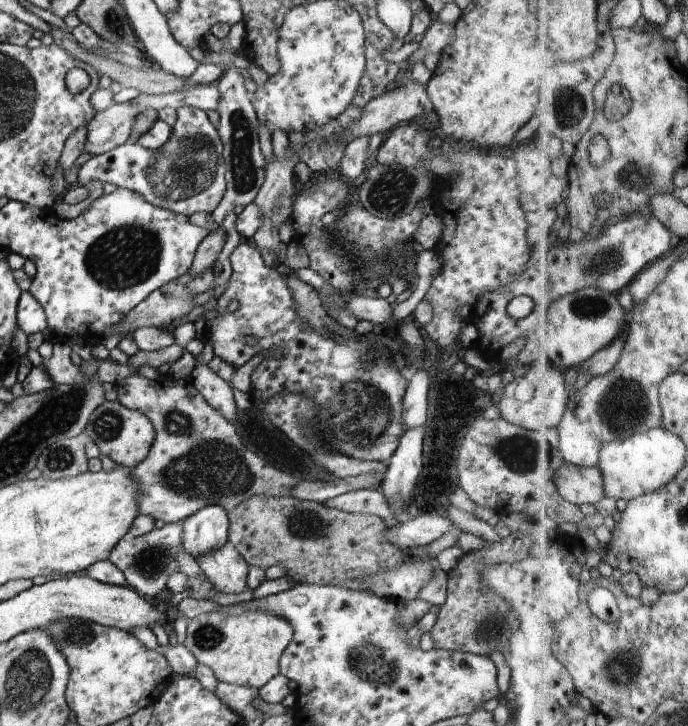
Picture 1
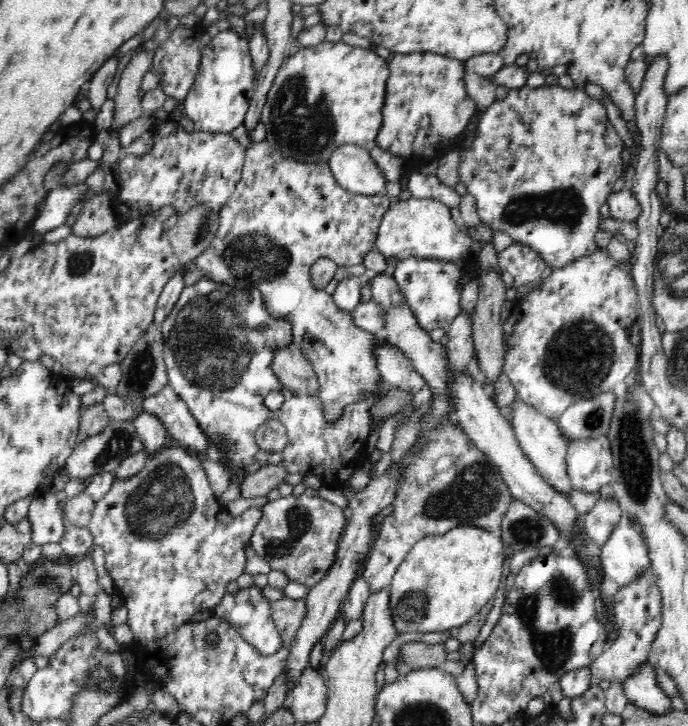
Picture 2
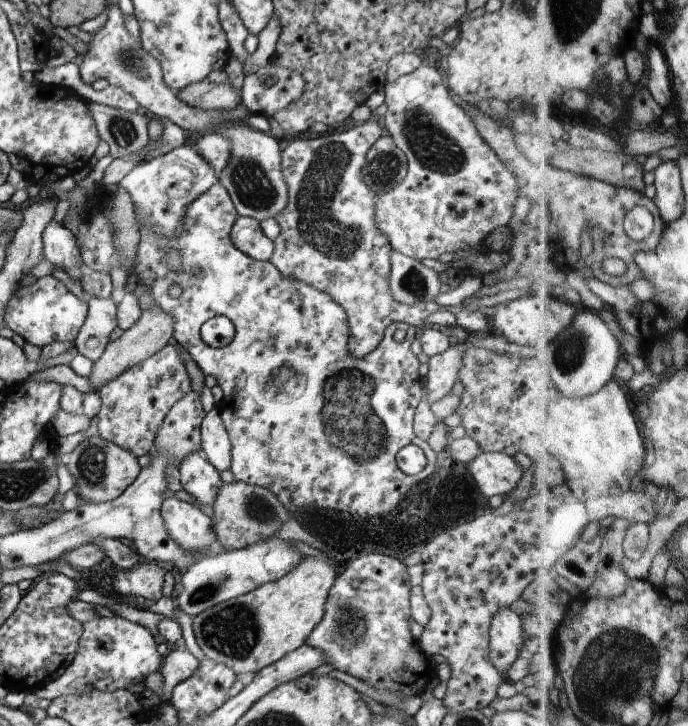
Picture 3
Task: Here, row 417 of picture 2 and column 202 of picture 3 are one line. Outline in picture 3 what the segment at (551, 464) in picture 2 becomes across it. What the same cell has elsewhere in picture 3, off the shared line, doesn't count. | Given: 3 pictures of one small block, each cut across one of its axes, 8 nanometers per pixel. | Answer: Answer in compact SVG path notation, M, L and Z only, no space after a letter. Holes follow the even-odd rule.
M178 498L163 500L162 520L174 542L184 550L205 551L217 541L212 518L200 511L200 506Z

